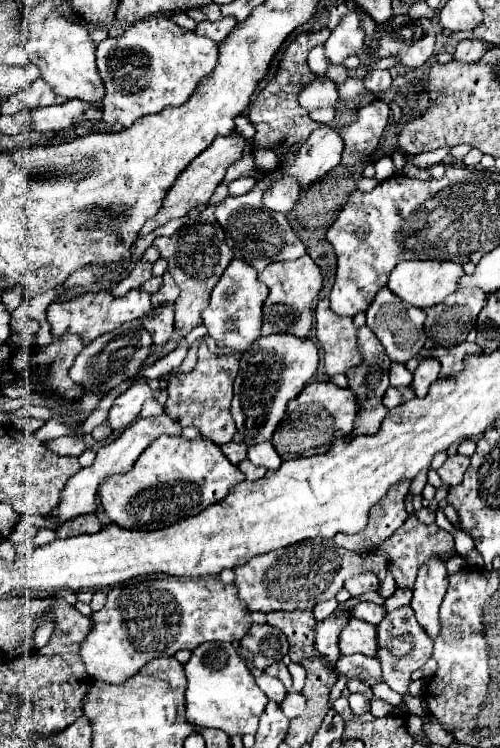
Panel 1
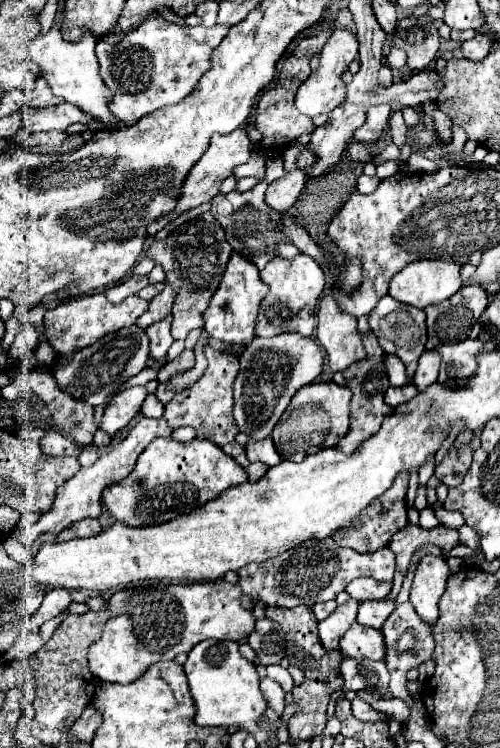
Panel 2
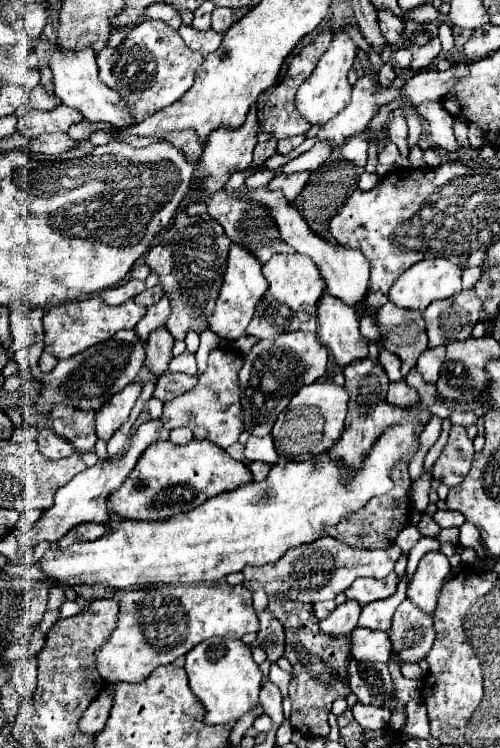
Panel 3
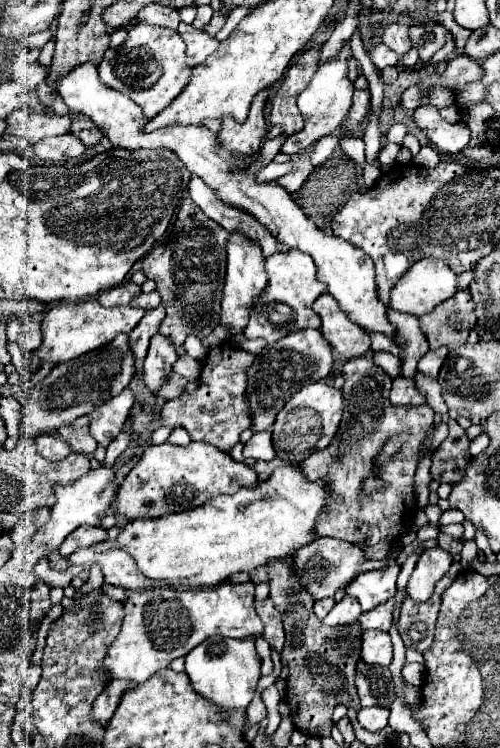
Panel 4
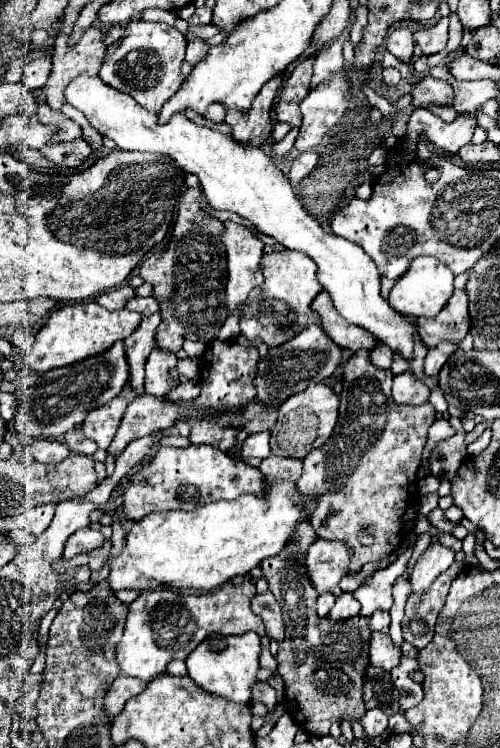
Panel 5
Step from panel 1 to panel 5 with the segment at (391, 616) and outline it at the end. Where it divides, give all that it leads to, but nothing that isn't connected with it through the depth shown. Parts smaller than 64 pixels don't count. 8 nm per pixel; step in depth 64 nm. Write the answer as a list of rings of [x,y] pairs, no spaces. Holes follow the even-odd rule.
[[[454,562],[444,574],[440,574],[434,580],[428,592],[408,596],[406,614],[402,620],[402,632],[406,642],[414,644],[416,648],[424,648],[428,642],[432,642],[438,612],[444,606],[452,580],[462,572],[462,568],[464,568],[462,562]]]

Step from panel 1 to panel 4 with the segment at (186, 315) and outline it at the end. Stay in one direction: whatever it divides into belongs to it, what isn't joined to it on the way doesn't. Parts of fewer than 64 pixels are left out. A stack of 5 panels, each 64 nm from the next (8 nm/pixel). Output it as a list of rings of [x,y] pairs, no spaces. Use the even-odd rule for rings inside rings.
[[[182,212],[182,214],[184,214],[182,220],[178,222],[178,216],[176,216],[176,222],[174,222],[174,226],[172,226],[172,242],[168,242],[168,246],[166,246],[166,244],[158,244],[156,250],[154,250],[154,256],[146,256],[146,258],[142,260],[142,270],[144,270],[144,274],[156,282],[156,290],[160,292],[162,304],[166,306],[166,318],[164,318],[162,324],[160,324],[160,334],[168,336],[174,346],[184,344],[184,340],[186,340],[188,334],[196,334],[198,338],[204,338],[204,336],[208,336],[208,334],[218,326],[216,320],[218,320],[218,316],[220,316],[220,300],[222,300],[224,274],[226,274],[226,242],[228,242],[228,232],[224,232],[224,228],[220,228],[220,224],[216,224],[214,220],[210,220],[208,216],[204,216],[202,212]]]

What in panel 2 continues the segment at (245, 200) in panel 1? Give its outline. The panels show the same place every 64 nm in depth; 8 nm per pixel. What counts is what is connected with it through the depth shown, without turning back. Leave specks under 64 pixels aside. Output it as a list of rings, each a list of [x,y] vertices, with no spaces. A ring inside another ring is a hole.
[[[267,158],[265,178],[261,183],[244,194],[240,192],[218,194],[212,200],[212,208],[210,208],[212,216],[222,224],[226,232],[226,240],[234,248],[234,252],[244,256],[258,268],[272,258],[296,258],[300,254],[300,250],[292,244],[292,240],[286,238],[282,216],[276,210],[268,208],[264,199],[269,184],[284,175],[283,161],[283,158]]]

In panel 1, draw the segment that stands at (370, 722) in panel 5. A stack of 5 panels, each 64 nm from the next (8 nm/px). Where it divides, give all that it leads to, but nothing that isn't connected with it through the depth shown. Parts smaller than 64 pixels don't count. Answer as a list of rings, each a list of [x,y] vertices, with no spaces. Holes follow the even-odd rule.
[[[350,694],[350,698],[348,698],[348,702],[350,702],[350,708],[352,708],[352,712],[354,714],[366,714],[368,710],[370,710],[370,702],[366,700],[366,696],[364,694]]]

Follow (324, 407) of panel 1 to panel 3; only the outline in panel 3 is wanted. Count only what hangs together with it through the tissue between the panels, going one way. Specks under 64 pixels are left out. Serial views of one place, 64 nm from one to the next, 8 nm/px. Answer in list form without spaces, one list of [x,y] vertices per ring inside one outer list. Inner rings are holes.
[[[314,382],[302,386],[290,400],[286,412],[282,412],[274,424],[272,438],[276,452],[284,460],[306,460],[312,454],[326,452],[336,440],[340,440],[344,432],[344,418],[346,418],[346,404],[348,392],[344,386],[334,382]]]

